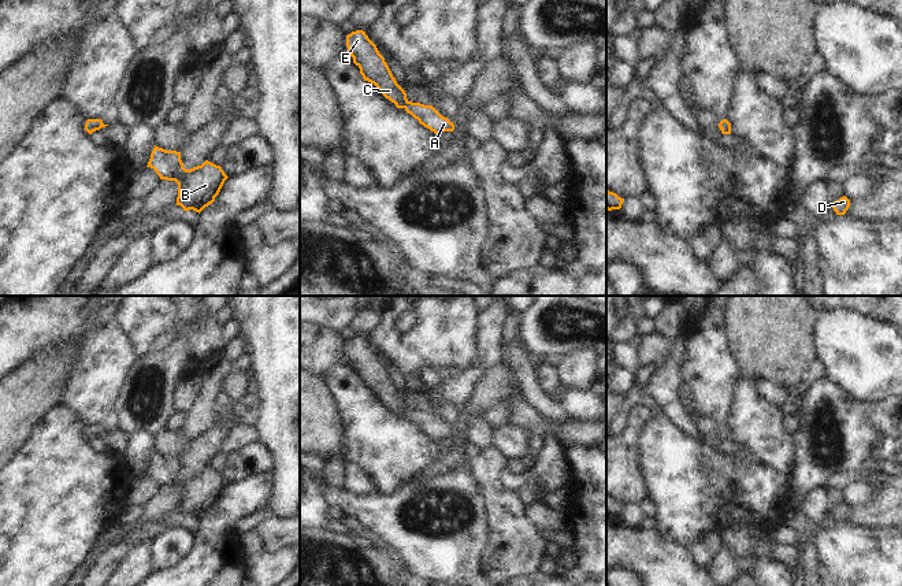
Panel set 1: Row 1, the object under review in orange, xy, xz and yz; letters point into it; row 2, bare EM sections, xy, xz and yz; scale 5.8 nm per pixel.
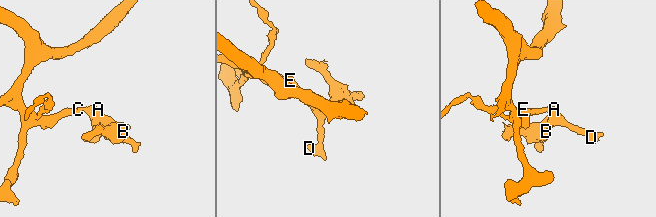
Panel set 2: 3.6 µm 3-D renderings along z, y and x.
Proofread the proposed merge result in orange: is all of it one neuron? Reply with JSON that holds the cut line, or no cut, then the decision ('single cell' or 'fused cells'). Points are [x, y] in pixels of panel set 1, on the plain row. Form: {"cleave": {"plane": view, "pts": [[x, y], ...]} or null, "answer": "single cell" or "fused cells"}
{"cleave": null, "answer": "single cell"}

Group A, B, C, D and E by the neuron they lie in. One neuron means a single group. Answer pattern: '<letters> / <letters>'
A B C D E

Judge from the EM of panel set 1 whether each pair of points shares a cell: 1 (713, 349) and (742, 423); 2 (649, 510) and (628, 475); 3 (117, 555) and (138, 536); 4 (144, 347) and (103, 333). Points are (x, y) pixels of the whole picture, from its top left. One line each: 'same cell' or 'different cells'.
1: different cells
2: different cells
3: same cell
4: different cells

